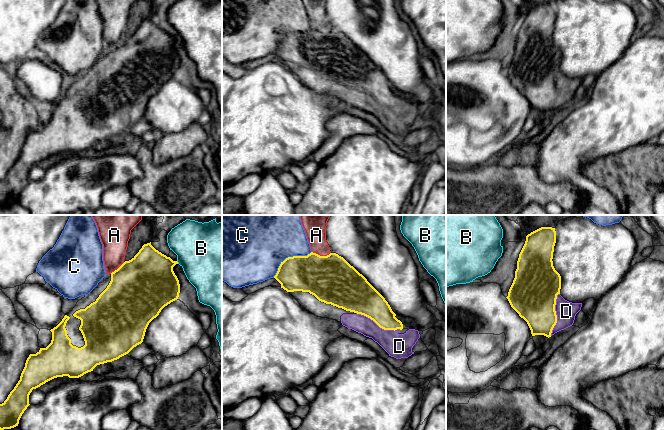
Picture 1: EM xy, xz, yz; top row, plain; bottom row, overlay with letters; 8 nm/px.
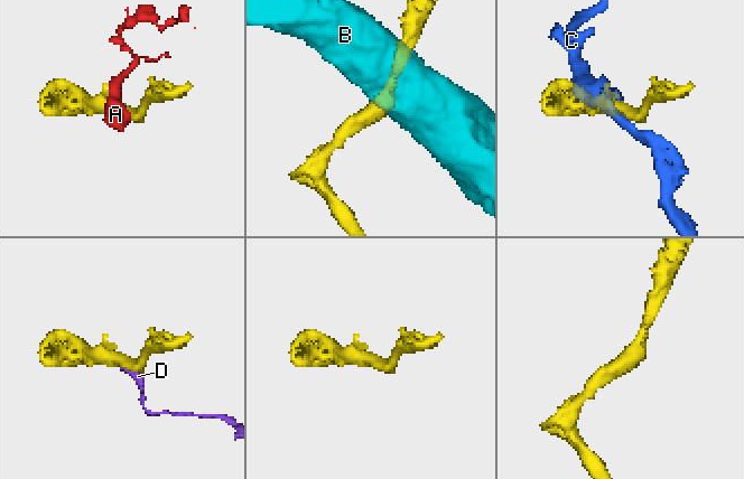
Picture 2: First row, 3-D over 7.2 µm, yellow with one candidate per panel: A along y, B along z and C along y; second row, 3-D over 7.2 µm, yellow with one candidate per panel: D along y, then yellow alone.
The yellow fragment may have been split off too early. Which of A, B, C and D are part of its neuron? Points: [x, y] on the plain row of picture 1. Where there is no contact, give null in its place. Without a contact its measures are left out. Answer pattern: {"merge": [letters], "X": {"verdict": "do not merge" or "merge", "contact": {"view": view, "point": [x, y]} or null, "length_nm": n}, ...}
{"merge": ["D"], "A": {"verdict": "do not merge", "contact": {"view": "xz", "point": [321, 32]}, "length_nm": 150}, "B": {"verdict": "do not merge", "contact": {"view": "xy", "point": [177, 38]}, "length_nm": 30}, "C": {"verdict": "do not merge", "contact": {"view": "xz", "point": [289, 33]}, "length_nm": 380}, "D": {"verdict": "merge", "contact": {"view": "xz", "point": [378, 101]}, "length_nm": 380}}

